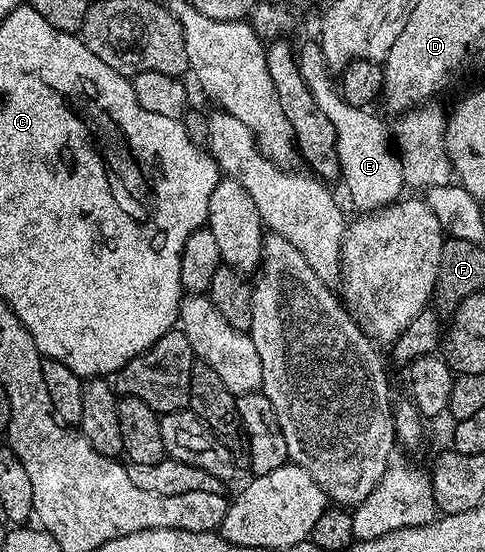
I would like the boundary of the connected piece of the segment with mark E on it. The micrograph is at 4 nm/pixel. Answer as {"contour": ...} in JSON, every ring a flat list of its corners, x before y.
{"contour":[[319,42,299,46,297,55,300,75,308,85,316,105,336,130,337,159,340,161,339,176,344,181,348,195,360,213,369,213,389,206,401,196,406,182,403,177,401,156,395,149,392,135,385,123,365,107,356,107,344,101,332,73,324,61,323,49]]}

